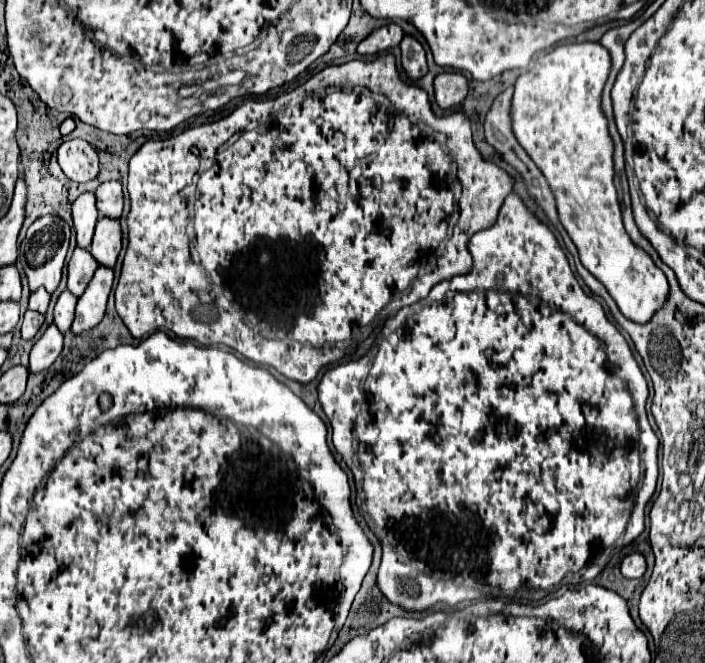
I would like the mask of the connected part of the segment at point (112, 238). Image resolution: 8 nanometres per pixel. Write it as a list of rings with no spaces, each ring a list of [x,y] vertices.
[[[100,218],[96,224],[94,240],[90,246],[90,254],[100,266],[114,268],[118,252],[122,248],[122,234],[120,234],[120,222]]]

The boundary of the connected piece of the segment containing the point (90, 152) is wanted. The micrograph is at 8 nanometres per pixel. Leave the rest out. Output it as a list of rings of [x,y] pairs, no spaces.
[[[74,138],[60,146],[58,162],[64,174],[74,182],[90,182],[100,174],[100,160],[96,148],[80,138]]]

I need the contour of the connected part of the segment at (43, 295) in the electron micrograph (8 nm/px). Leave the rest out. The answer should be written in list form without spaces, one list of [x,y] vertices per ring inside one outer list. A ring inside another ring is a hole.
[[[40,288],[40,290],[36,290],[34,294],[30,294],[30,304],[28,304],[28,308],[34,310],[34,312],[44,314],[46,308],[48,308],[48,302],[50,302],[50,294]]]

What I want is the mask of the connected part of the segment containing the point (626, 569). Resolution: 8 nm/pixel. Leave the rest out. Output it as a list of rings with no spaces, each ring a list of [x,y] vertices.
[[[632,552],[632,554],[624,556],[620,570],[626,578],[642,578],[646,572],[646,558],[640,552]]]

